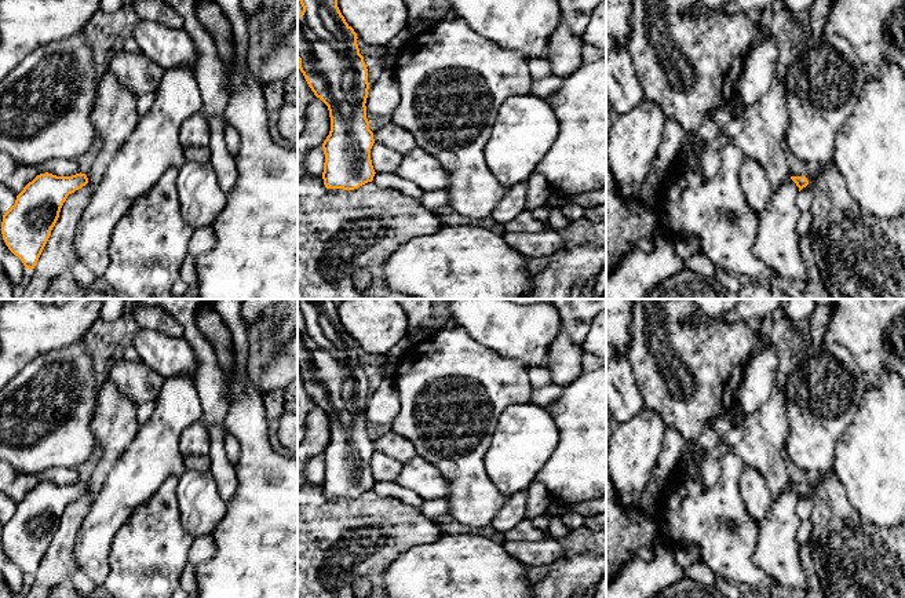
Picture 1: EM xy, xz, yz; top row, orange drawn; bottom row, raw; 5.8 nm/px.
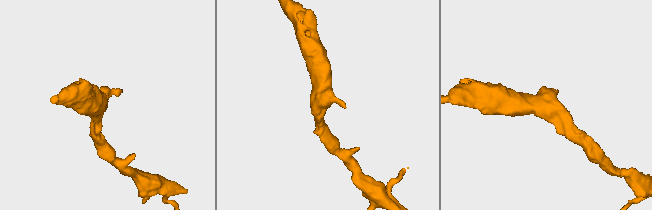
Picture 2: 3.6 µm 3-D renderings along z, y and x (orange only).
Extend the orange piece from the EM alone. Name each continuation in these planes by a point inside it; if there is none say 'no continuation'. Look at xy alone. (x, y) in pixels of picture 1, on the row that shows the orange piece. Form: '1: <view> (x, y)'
no continuation

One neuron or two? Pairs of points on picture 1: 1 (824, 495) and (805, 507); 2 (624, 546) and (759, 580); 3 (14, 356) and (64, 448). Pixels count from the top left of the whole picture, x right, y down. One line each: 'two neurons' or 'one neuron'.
1: two neurons
2: two neurons
3: two neurons

